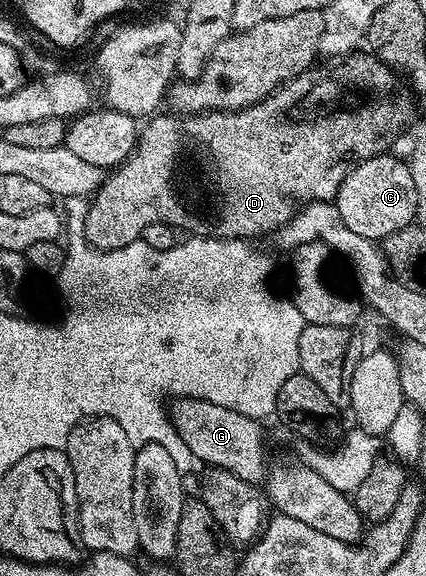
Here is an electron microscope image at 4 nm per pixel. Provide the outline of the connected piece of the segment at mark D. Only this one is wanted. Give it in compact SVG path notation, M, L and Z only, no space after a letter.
M349 54L336 64L333 68L318 68L312 66L308 71L301 73L300 76L294 77L286 84L279 87L272 95L265 97L260 103L250 105L248 108L238 109L236 111L206 111L196 115L169 114L170 116L160 116L156 114L143 125L142 131L138 136L138 143L135 152L119 165L105 179L104 183L96 189L91 197L86 222L84 223L84 236L87 238L92 247L97 248L100 252L106 250L118 250L122 246L130 246L140 240L142 230L154 222L171 224L177 230L185 228L188 234L197 236L215 236L221 240L242 240L247 241L248 236L264 236L275 233L284 227L298 209L306 204L311 204L314 200L335 201L338 190L344 181L344 174L349 167L350 161L344 156L346 152L352 156L352 160L358 162L358 150L364 154L364 160L369 160L371 156L377 155L388 144L388 139L399 130L404 124L404 108L396 99L400 96L400 84L397 73L389 68L387 64L380 61L375 54L360 56L361 54Z

